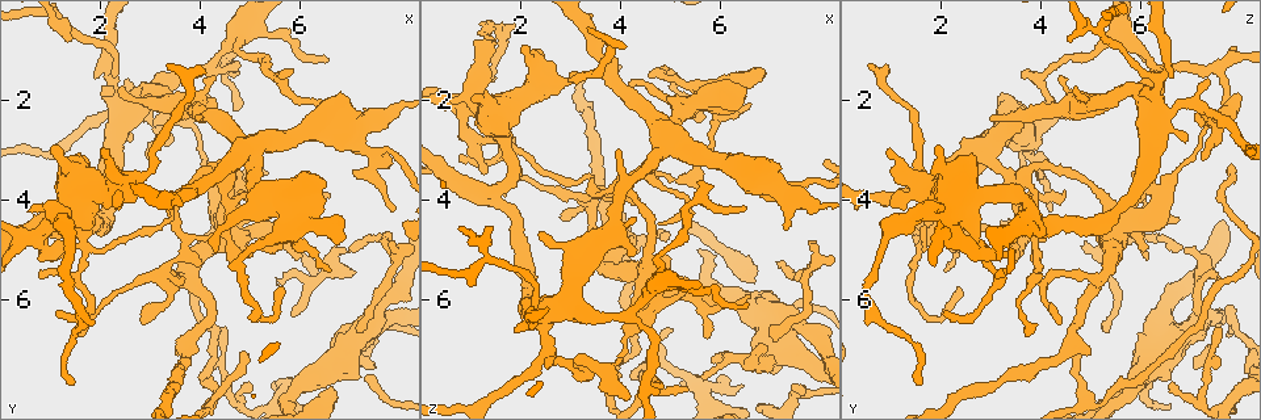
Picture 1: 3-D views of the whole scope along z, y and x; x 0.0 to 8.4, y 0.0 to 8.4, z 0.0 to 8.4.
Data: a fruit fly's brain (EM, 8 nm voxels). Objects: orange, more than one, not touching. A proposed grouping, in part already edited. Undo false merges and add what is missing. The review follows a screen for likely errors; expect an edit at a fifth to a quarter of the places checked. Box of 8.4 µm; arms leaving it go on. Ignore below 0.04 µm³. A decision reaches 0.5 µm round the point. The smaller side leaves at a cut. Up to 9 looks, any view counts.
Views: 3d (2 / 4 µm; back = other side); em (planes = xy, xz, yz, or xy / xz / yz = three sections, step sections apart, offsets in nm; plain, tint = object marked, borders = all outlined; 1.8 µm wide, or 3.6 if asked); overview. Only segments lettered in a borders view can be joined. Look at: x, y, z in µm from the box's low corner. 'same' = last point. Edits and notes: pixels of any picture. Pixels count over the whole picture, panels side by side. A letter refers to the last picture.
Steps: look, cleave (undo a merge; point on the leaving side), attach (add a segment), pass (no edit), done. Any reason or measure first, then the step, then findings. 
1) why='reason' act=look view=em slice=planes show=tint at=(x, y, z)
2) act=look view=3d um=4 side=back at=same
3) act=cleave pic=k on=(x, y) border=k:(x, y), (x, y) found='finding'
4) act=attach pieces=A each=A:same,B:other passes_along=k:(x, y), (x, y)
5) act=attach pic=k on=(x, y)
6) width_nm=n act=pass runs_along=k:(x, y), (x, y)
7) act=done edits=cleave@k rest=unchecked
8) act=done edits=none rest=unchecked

act=look view=3d um=2 side=back at=(1.35, 4.75, 0.90)

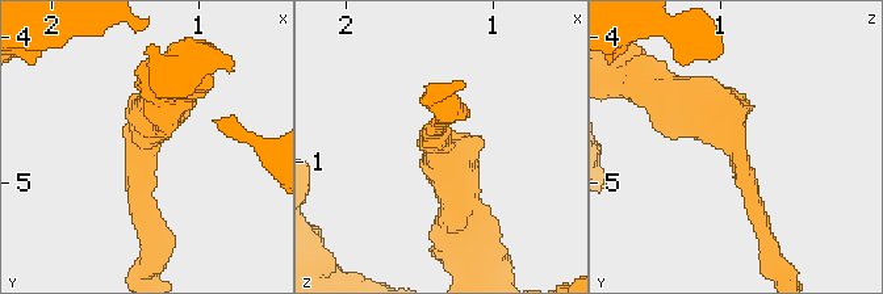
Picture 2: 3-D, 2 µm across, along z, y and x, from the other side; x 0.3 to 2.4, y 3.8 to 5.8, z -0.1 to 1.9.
act=look view=em slice=planes show=borders at=(1.36, 4.68, 0.92)

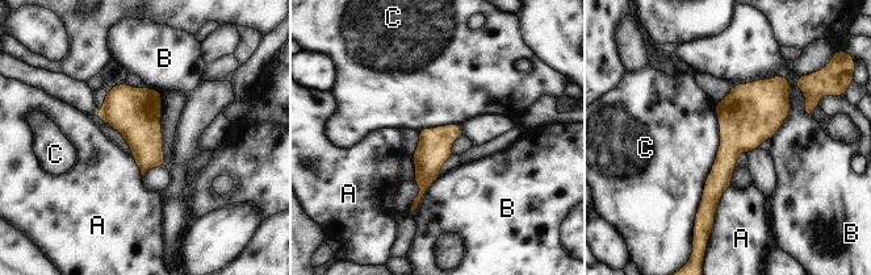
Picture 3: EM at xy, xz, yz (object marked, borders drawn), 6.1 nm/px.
act=pass each=A:other,B:other,C:other found='all the same cell'

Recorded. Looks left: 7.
why='looks like a crossing' act=look view=em um=3.6 slice=planes show=borders at=(4.85, 2.90, 2.95)

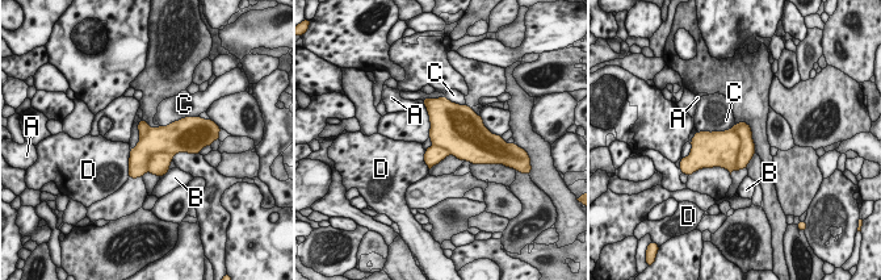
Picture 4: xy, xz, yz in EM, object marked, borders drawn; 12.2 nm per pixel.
width_nm=480 act=cleave pic=4 on=(721, 149) each=A:other,B:other,C:other,D:other border=4:(733, 128), (739, 138), (738, 170) found='a second cell is stuck on'

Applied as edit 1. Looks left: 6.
act=look view=overview

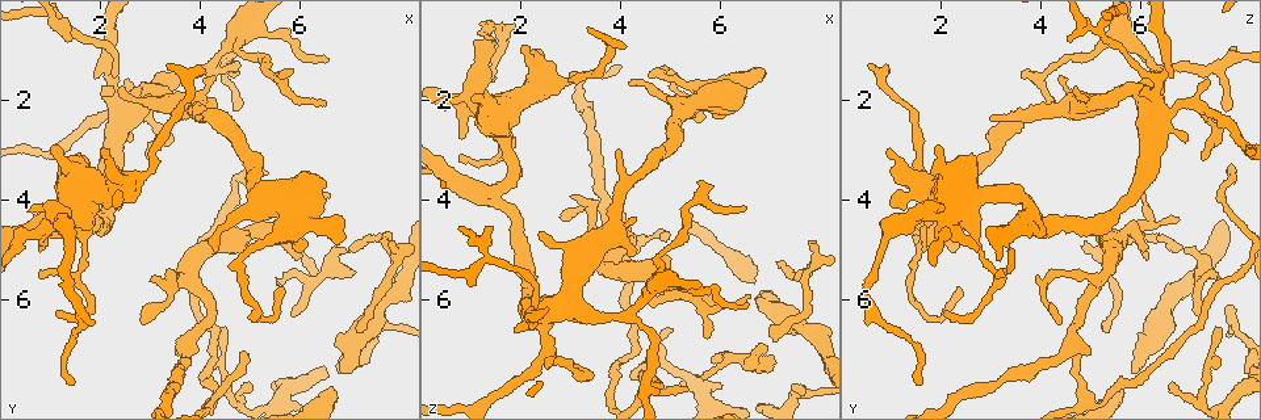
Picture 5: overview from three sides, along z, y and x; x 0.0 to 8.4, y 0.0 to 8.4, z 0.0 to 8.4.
why='branch stops here' act=look view=em slice=yz step=8 show=borders at=(0.80, 5.00, 2.75)

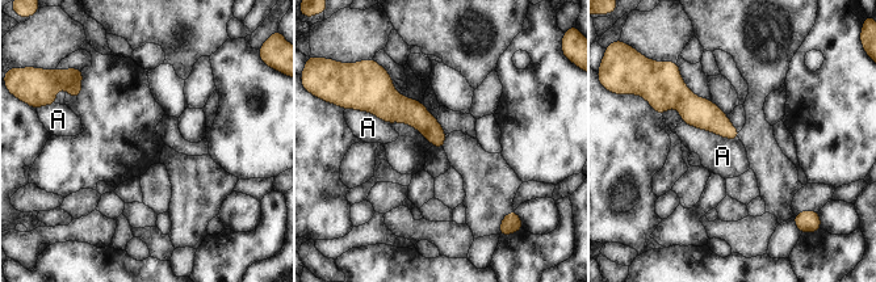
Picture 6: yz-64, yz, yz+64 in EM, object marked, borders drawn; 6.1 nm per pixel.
act=pass each=A:other border=6:(682, 121), (726, 138), (738, 139) found='no lettered segment goes on from it'

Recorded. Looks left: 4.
why='two arms in line, one across' act=look view=em slice=yz step=8 show=plain at=(1.40, 0.60, 5.20)

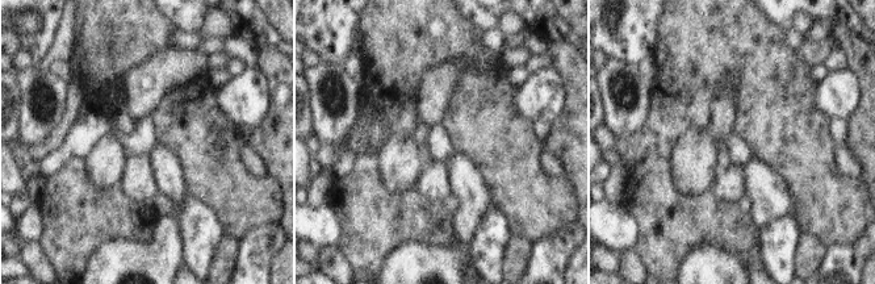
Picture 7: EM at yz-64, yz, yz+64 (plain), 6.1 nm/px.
act=look view=em slice=yz step=8 show=borders at=same

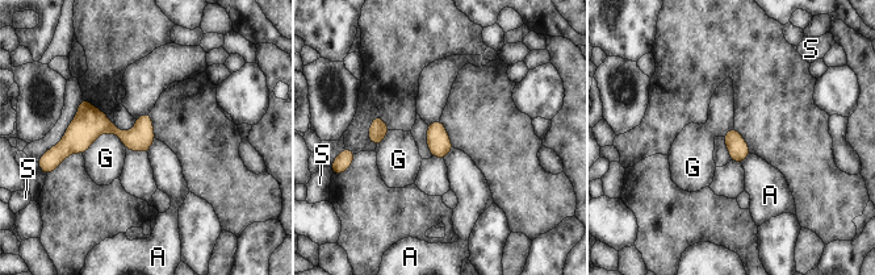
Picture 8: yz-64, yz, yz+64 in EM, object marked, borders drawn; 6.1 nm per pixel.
width_nm=120 act=pass each=A:other,G:other,S:other border=8:(155, 138), (147, 153) found='all the same cell'

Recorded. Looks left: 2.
act=done edits=cleave@4 rest=unchecked

